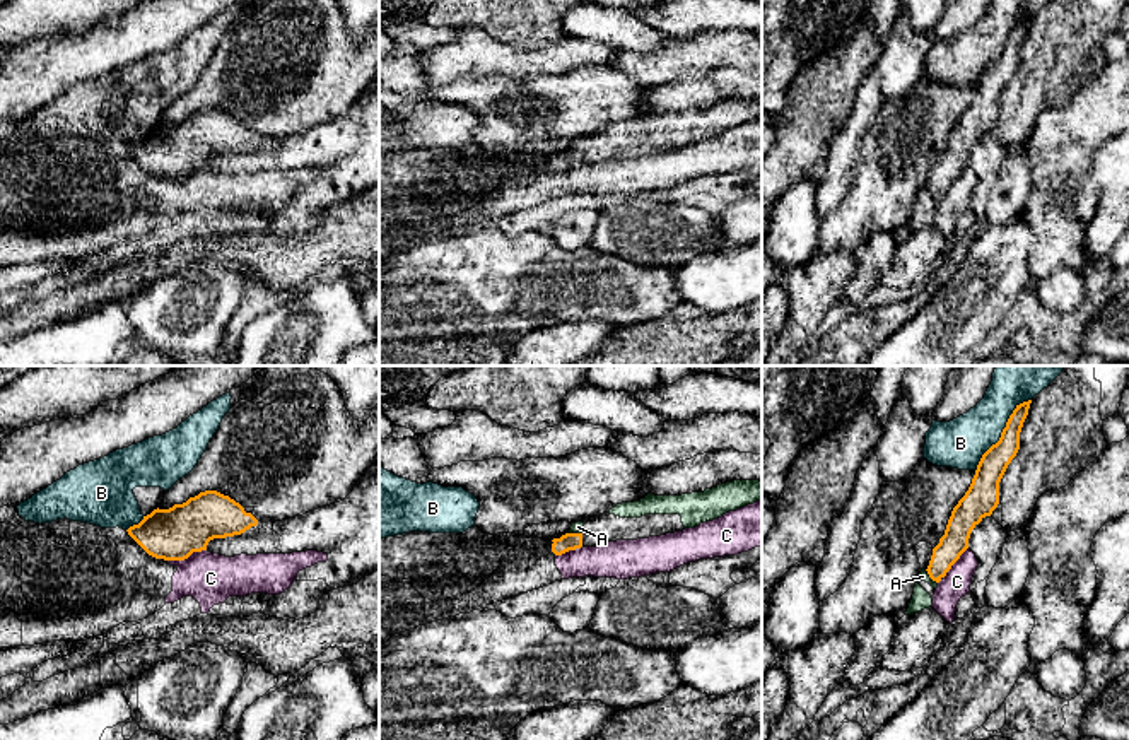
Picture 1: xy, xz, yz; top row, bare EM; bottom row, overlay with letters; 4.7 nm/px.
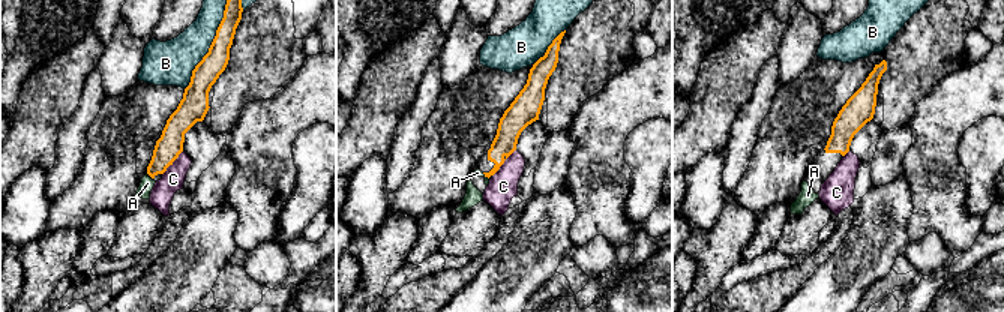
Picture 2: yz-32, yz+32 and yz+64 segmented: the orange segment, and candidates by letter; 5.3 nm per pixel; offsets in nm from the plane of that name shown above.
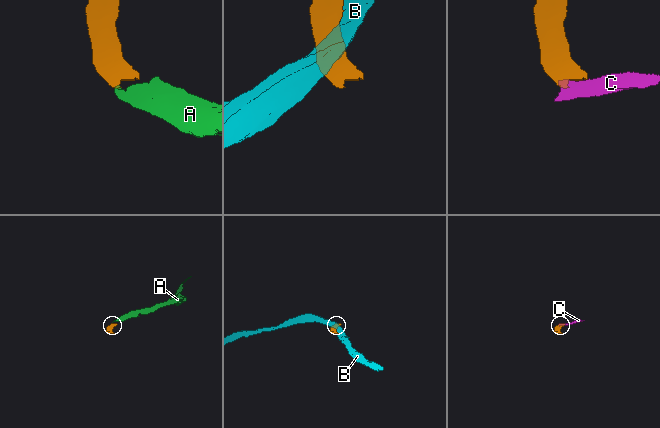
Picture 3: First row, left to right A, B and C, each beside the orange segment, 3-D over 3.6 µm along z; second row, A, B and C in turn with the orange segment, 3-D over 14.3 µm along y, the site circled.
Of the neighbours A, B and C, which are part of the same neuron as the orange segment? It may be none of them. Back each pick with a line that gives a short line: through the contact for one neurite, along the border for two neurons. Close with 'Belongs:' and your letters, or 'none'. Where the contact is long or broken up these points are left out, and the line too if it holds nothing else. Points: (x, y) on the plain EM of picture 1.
A: yz (955, 158), (930, 193), (923, 193)
Belongs: A

